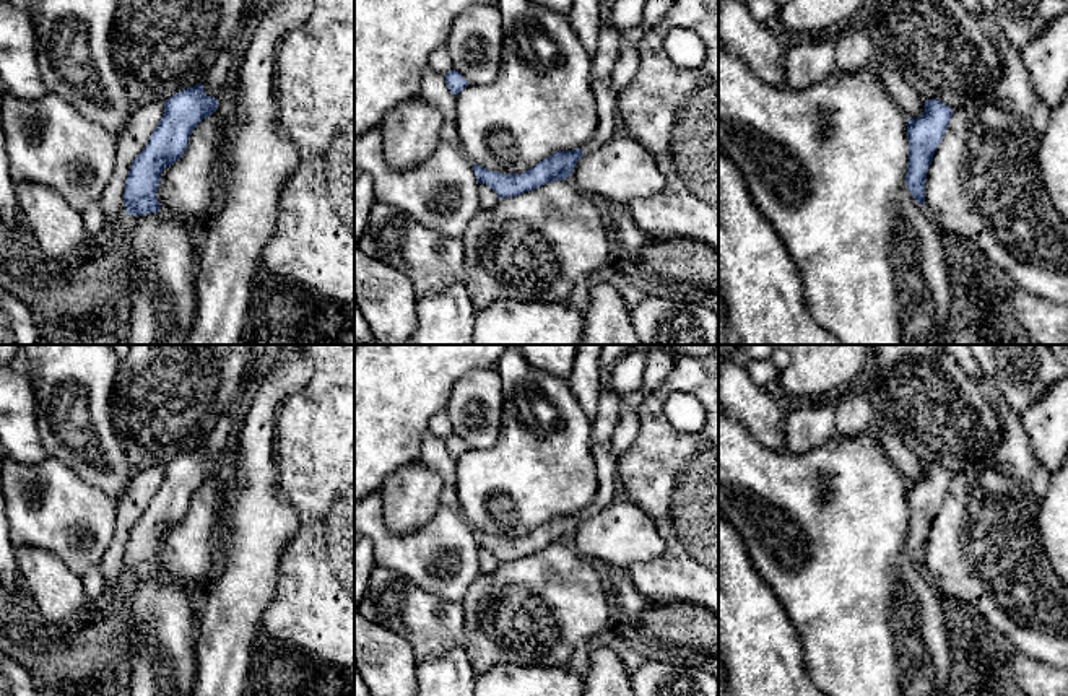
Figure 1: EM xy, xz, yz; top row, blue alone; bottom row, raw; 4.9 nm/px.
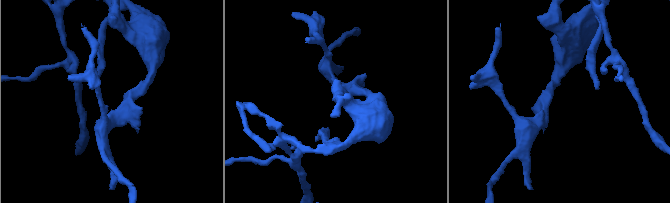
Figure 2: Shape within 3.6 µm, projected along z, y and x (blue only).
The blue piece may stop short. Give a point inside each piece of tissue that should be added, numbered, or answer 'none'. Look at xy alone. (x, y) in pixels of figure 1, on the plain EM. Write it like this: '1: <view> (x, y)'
none

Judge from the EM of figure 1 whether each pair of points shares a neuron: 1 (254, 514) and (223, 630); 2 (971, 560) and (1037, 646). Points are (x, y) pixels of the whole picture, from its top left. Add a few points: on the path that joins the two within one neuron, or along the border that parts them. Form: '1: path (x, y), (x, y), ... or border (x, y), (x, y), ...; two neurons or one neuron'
1: path (249, 543), (249, 578), (238, 600); one neuron
2: path (992, 581), (1036, 625); one neuron

